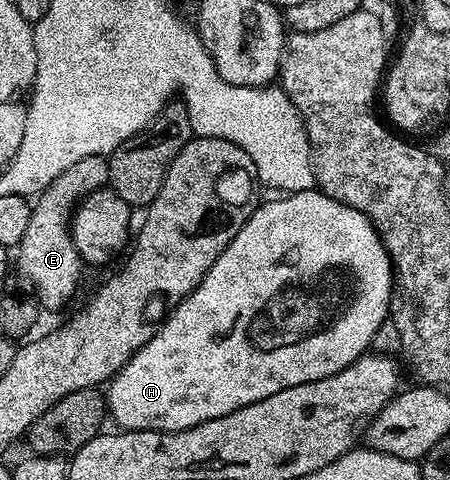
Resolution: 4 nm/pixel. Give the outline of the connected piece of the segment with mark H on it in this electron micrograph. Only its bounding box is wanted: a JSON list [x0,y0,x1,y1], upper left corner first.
[105,188,394,433]

